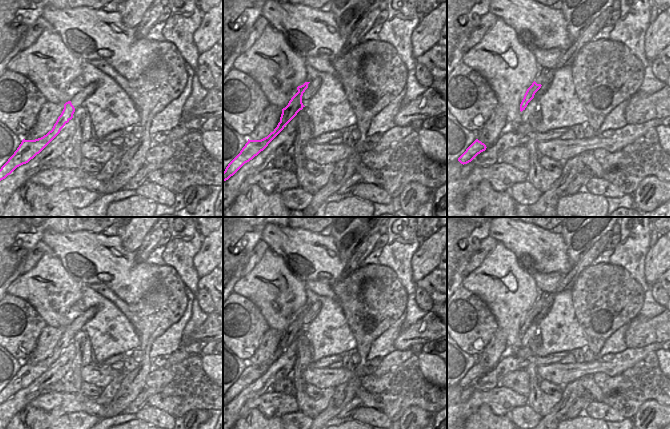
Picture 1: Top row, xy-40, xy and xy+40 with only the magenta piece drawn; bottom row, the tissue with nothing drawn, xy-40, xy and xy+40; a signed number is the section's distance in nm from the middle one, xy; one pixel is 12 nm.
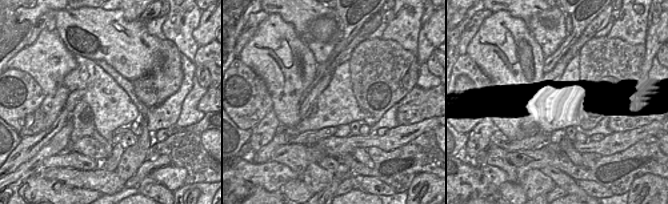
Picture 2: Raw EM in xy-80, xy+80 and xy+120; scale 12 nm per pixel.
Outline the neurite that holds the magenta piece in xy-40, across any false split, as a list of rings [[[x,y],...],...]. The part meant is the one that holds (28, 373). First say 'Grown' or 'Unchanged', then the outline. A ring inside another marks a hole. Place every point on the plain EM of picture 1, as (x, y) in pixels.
Unchanged. [[[71,325],[64,328],[64,333],[58,341],[51,355],[41,362],[35,364],[23,363],[14,378],[0,393],[0,405],[10,399],[17,391],[28,387],[37,378],[39,378],[61,355],[68,347],[75,336],[75,332]]]

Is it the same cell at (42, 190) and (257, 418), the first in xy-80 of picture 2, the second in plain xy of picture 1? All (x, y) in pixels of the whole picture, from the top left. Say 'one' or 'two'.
one

